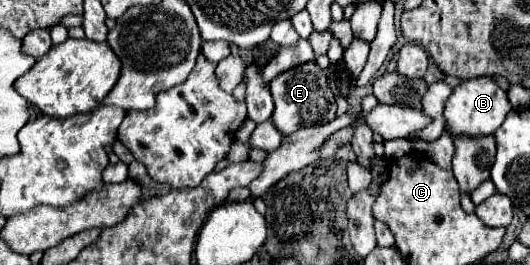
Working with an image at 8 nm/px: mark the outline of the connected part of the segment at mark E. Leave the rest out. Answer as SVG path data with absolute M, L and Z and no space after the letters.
M316 62L302 64L298 68L292 68L280 76L276 76L274 82L270 84L270 92L272 92L274 104L276 104L276 110L272 114L272 122L276 124L276 128L284 136L288 136L300 128L316 126L316 124L322 124L322 122L336 118L334 92L328 86L326 72Z

